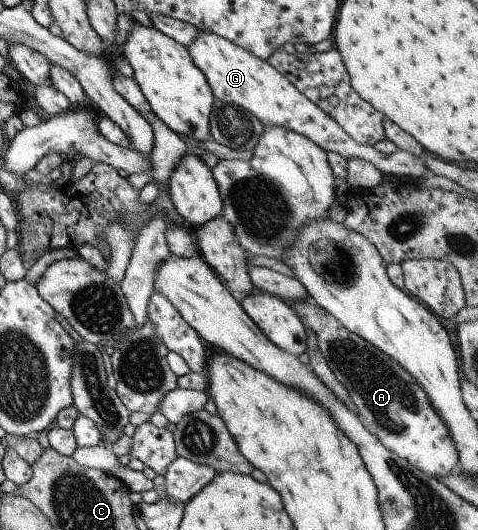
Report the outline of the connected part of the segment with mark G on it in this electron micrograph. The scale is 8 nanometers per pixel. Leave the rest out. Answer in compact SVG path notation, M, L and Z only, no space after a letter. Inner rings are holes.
M201 31L193 44L186 47L191 54L191 60L206 77L207 83L215 96L227 104L250 111L263 126L271 128L287 128L297 134L303 134L313 144L317 144L325 152L341 154L347 162L351 158L361 158L371 162L383 176L407 176L416 180L421 176L429 176L425 162L417 155L398 150L394 154L385 155L378 152L374 146L355 142L333 118L322 112L313 101L304 96L283 74L280 74L267 61L253 56L243 48L229 42L213 32Z

